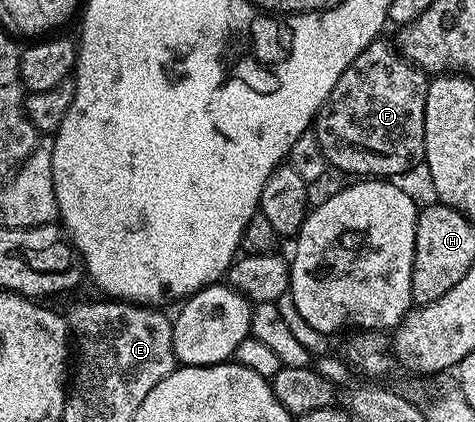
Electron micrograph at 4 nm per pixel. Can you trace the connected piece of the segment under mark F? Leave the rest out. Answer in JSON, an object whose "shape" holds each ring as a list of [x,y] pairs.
{"shape":[[[385,38],[372,40],[355,62],[335,82],[325,104],[317,111],[317,141],[330,169],[350,172],[353,178],[401,178],[404,172],[420,165],[425,158],[425,103],[429,80],[420,68],[414,68],[400,51]]]}

